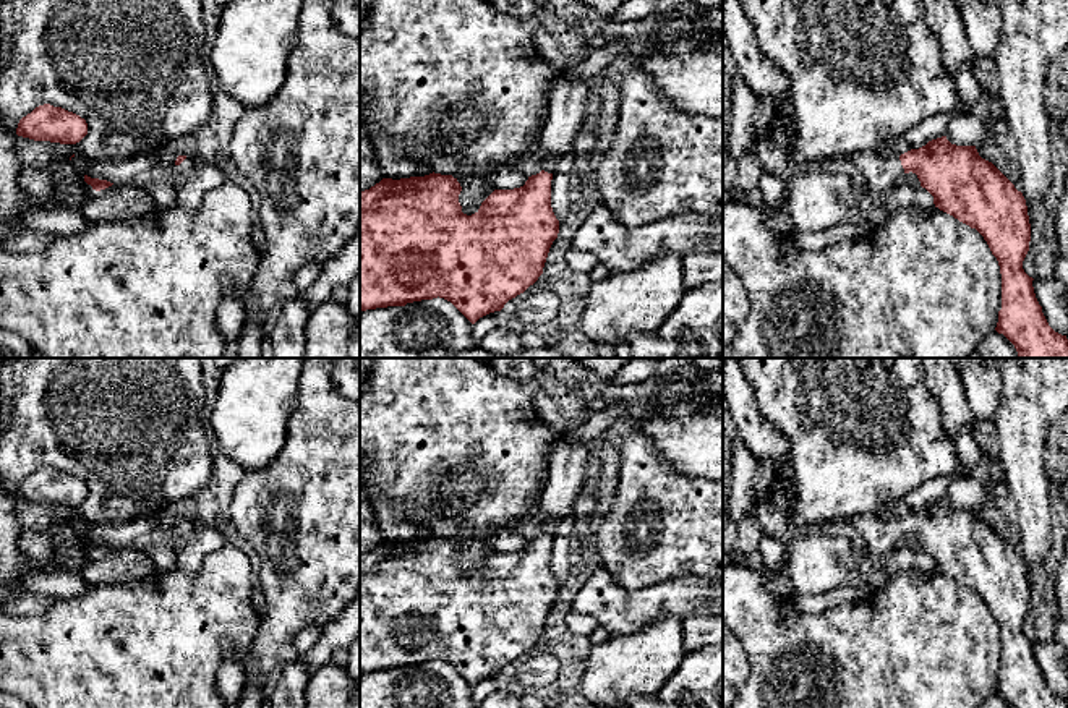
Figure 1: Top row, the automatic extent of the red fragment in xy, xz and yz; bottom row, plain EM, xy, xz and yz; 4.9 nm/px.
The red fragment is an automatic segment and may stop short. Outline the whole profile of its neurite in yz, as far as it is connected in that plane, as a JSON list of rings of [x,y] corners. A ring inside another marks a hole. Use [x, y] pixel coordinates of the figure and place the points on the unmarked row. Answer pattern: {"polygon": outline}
{"polygon": [[[942,499],[899,520],[885,522],[875,515],[859,515],[831,530],[838,528],[856,530],[872,556],[882,561],[891,556],[906,536],[916,536],[921,549],[933,559],[935,570],[976,591],[997,621],[1002,637],[1002,672],[995,693],[1013,708],[1068,708],[1066,698],[1049,689],[1034,656],[1034,642],[1023,632],[1031,604],[1026,562],[992,525],[979,518],[976,509],[956,509]]]}

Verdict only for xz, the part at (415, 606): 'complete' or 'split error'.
split error

